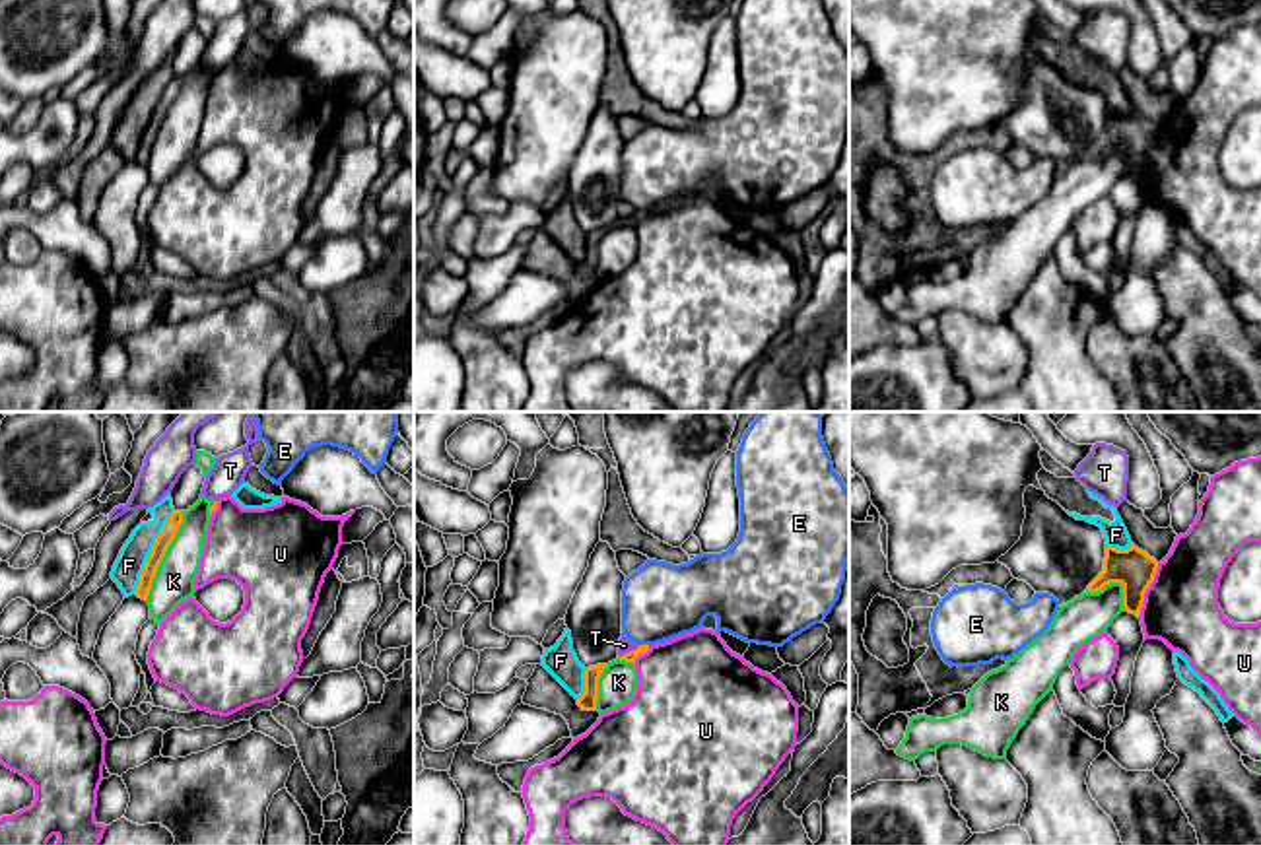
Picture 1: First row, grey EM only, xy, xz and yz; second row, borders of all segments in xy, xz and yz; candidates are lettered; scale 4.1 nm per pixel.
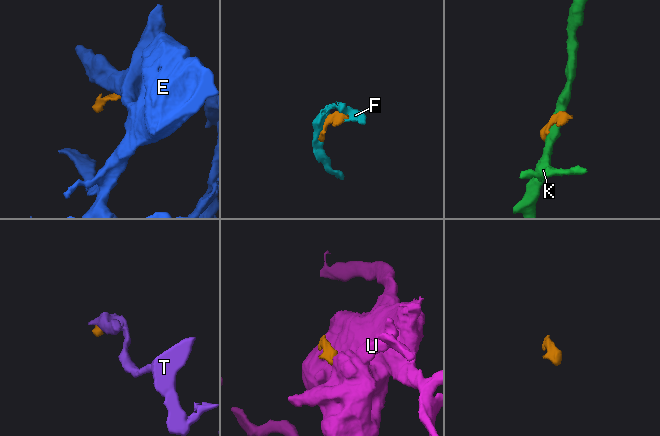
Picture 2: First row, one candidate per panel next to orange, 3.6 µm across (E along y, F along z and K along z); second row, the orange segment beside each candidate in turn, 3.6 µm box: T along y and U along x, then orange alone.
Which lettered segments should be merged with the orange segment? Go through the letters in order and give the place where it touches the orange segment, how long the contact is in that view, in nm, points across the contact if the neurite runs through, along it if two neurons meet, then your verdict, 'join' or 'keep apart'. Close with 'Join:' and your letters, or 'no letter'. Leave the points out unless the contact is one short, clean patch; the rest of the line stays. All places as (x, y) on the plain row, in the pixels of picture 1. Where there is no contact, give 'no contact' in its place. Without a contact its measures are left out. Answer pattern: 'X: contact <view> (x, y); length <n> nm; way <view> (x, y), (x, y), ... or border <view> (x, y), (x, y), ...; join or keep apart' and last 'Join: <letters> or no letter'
E: contact xz (646, 210); length 50 nm; border xz (640, 208), (649, 210); keep apart
F: contact xy (152, 117); length 380 nm; keep apart
K: contact xy (164, 119); length 400 nm; keep apart
T: contact xz (630, 216); length 110 nm; border xz (640, 210), (618, 222); keep apart
U: contact yz (1145, 156); length 240 nm; keep apart
Join: no letter

